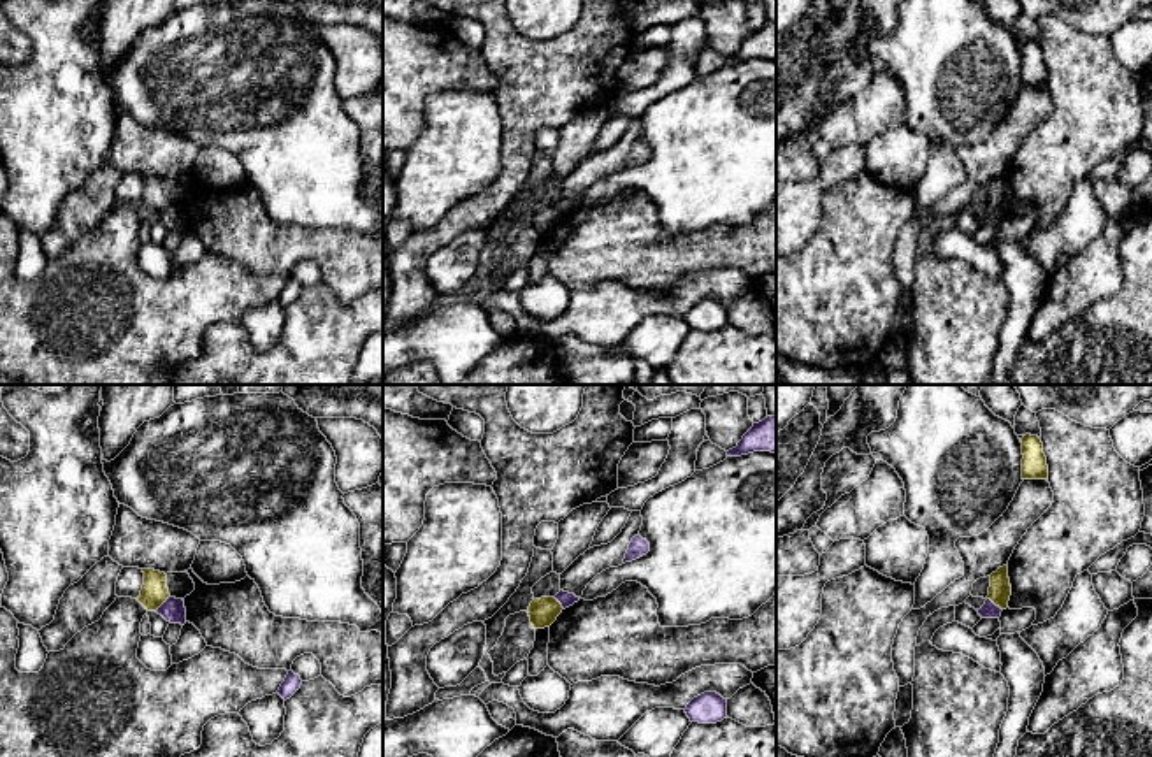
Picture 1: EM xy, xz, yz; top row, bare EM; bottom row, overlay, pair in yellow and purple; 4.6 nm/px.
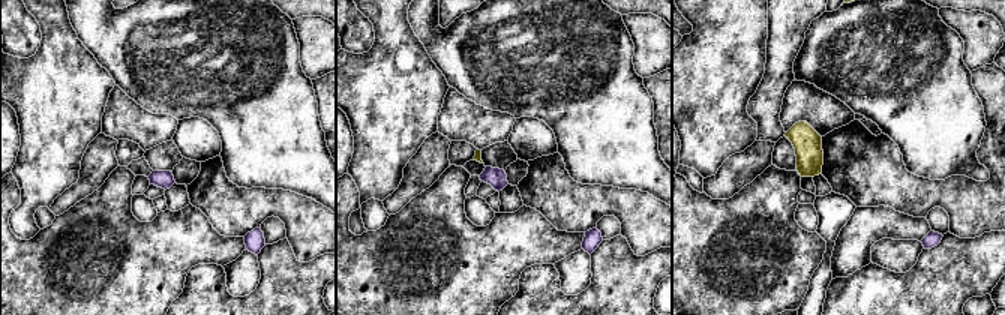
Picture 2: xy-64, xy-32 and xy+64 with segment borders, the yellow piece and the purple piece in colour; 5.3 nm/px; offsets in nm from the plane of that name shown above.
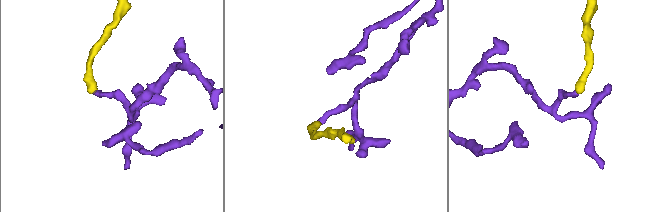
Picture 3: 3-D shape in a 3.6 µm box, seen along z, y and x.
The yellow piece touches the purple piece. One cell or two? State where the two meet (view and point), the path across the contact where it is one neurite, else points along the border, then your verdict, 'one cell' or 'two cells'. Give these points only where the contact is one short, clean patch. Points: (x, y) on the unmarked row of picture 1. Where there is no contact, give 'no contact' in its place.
yz (994, 209) | along yz (987, 204), (1001, 216) | two cells

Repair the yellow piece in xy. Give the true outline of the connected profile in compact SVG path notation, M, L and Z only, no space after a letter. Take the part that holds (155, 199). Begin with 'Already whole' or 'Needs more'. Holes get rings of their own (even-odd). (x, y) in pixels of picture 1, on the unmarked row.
Already whole. M142 176L144 191L139 202L139 209L148 218L156 218L169 204L167 181L155 176Z

